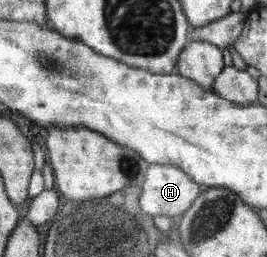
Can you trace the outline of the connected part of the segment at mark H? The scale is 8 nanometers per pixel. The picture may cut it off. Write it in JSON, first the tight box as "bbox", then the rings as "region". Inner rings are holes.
{"bbox":[137,164,202,219],"region":[[[149,164],[140,185],[139,198],[137,198],[138,207],[151,218],[155,215],[166,215],[177,219],[186,209],[189,209],[191,203],[199,196],[201,189],[202,187],[199,184],[193,183],[177,167]]]}

